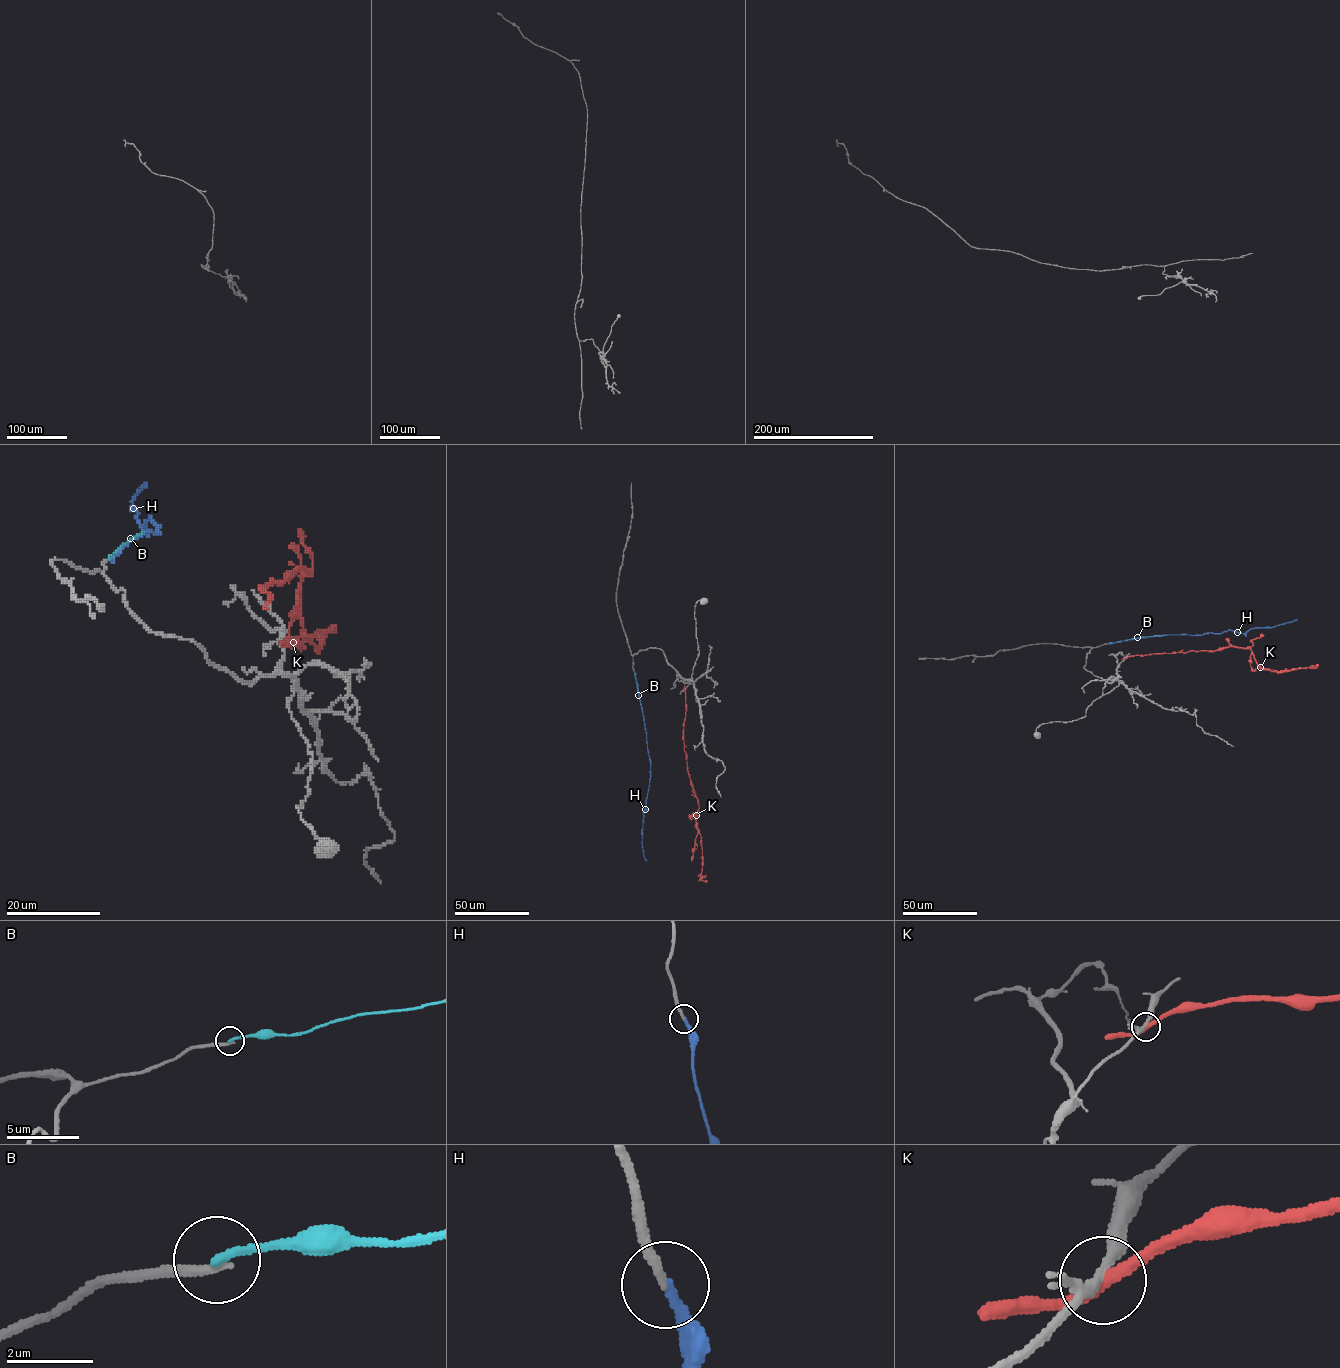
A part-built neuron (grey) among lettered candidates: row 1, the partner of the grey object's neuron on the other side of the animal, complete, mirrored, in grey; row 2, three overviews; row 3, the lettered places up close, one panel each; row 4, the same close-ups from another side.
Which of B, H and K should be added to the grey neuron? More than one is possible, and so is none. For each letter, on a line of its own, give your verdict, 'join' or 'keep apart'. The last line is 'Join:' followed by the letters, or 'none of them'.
B: keep apart
H: join
K: keep apart
Join: H

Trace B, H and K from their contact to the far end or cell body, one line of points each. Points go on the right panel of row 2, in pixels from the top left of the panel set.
B: (1107, 643), (1169, 634)
H: (1108, 643), (1165, 635), (1221, 633), (1229, 629), (1245, 633), (1255, 627), (1273, 627), (1297, 619)
K: (1126, 658), (1236, 647), (1249, 648), (1258, 664), (1273, 671), (1317, 665)

